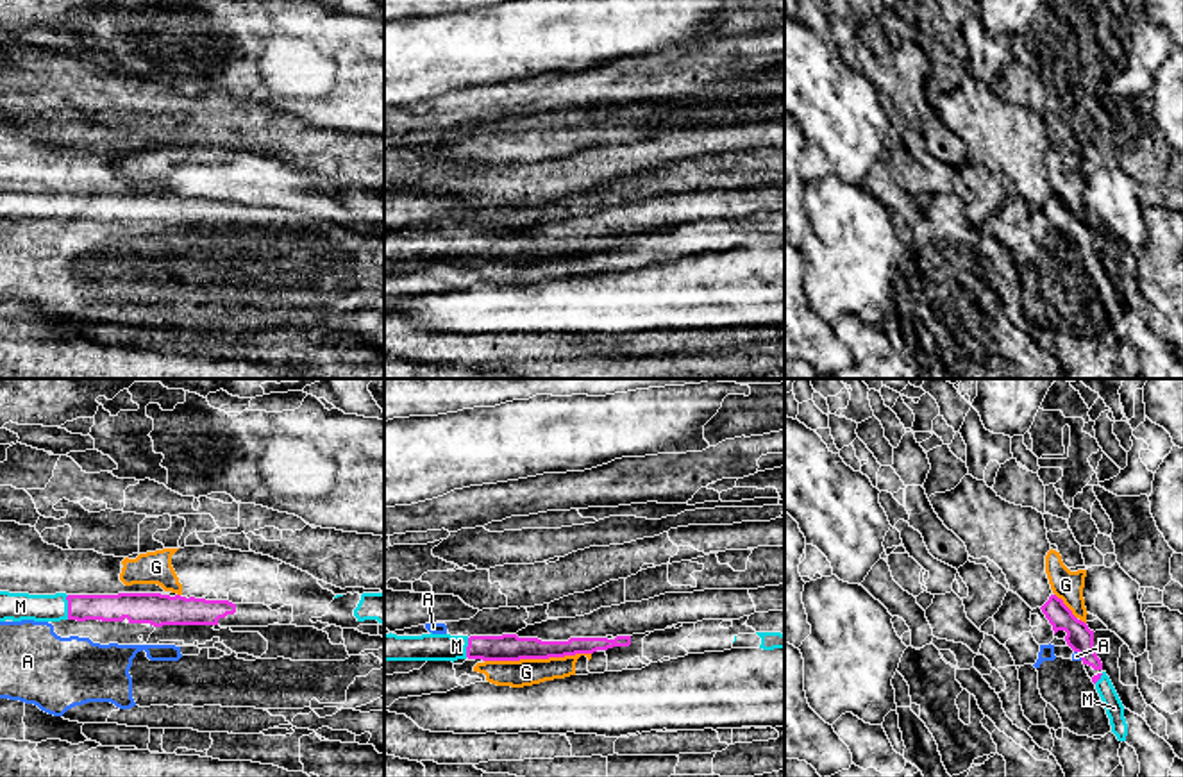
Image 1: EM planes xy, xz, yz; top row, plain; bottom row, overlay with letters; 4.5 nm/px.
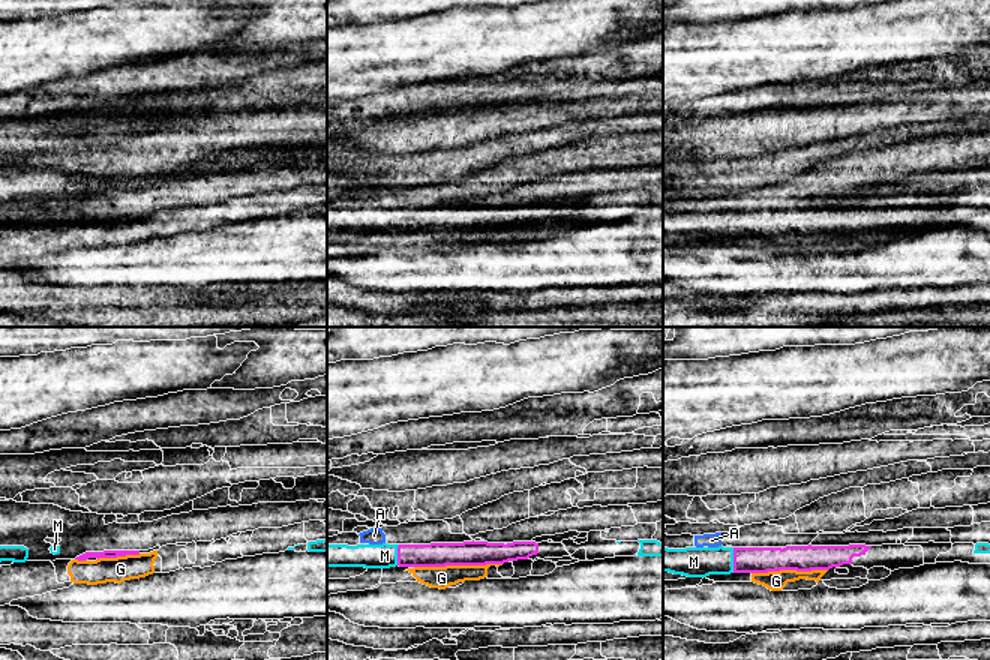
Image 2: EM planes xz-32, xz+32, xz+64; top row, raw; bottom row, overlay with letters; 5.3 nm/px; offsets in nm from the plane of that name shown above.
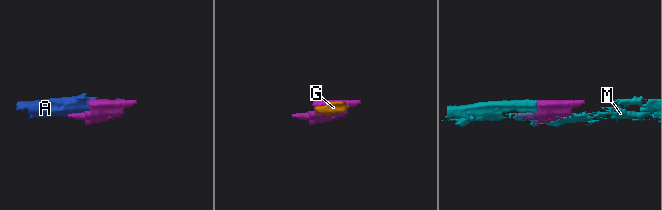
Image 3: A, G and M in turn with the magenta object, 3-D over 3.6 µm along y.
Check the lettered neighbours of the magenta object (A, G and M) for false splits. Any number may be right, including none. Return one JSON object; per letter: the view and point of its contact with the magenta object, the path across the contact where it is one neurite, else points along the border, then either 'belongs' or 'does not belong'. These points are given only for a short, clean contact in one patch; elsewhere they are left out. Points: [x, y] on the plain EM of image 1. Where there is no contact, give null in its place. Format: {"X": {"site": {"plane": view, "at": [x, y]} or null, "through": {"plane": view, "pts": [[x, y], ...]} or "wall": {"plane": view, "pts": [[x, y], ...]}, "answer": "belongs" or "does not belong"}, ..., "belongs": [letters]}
{"A": {"site": {"plane": "yz", "at": [1080, 254]}, "answer": "belongs"}, "G": {"site": {"plane": "xz", "at": [536, 258]}, "answer": "does not belong"}, "M": {"site": {"plane": "xy", "at": [68, 208]}, "answer": "belongs"}, "belongs": ["A", "M"]}

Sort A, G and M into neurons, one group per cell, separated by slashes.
A M / G

